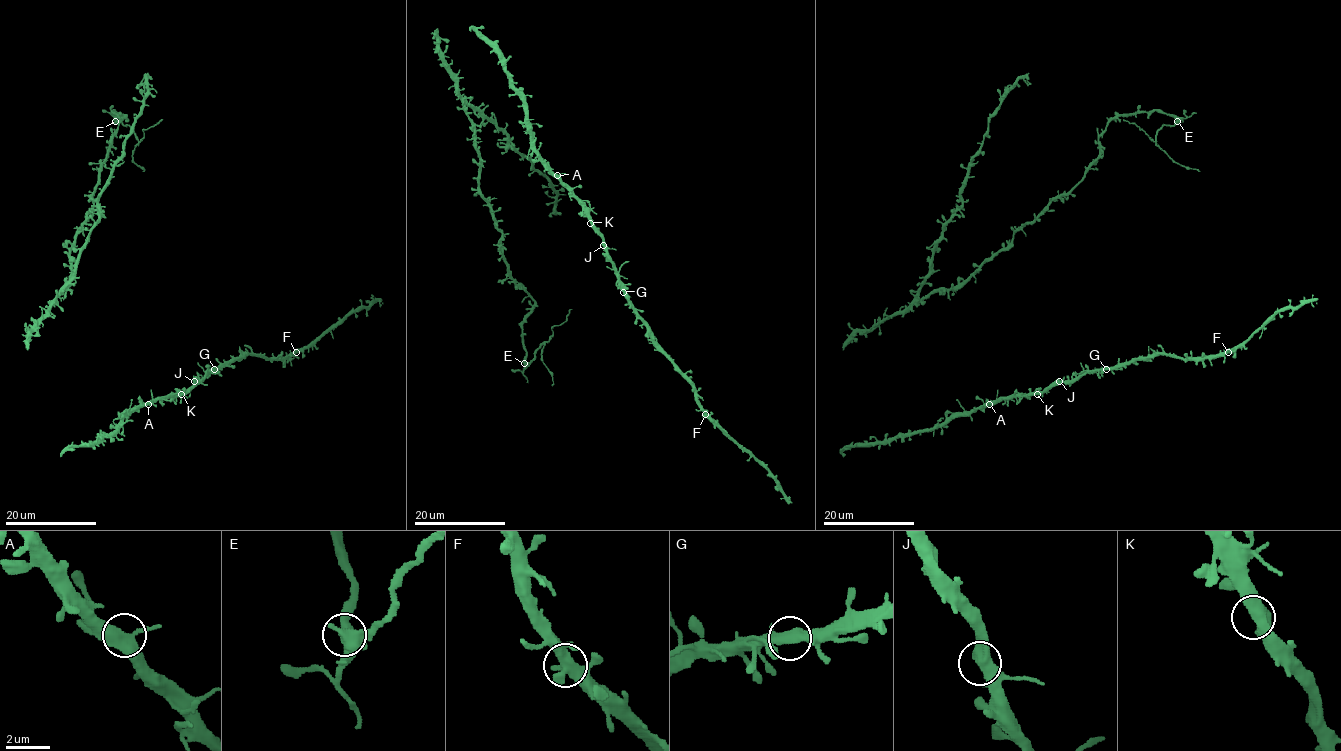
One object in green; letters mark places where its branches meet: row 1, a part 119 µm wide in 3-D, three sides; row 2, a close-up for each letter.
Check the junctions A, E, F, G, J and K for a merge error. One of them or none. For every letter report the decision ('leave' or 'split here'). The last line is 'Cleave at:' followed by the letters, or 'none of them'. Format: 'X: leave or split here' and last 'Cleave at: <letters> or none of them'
A: leave
E: split here
F: leave
G: leave
J: leave
K: leave
Cleave at: E

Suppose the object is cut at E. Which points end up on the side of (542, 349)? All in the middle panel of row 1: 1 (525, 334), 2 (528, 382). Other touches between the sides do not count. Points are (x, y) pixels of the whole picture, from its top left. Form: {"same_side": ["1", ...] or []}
{"same_side": []}

